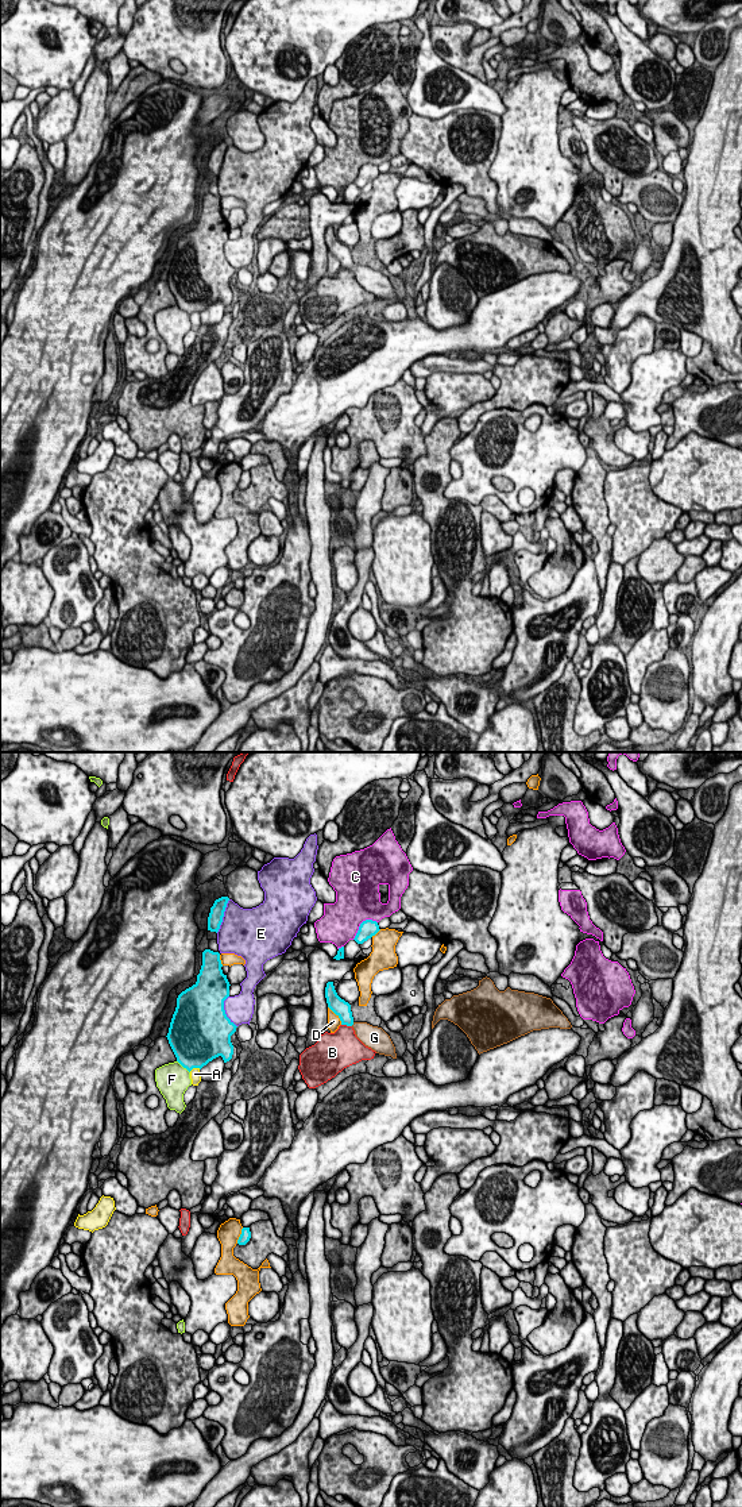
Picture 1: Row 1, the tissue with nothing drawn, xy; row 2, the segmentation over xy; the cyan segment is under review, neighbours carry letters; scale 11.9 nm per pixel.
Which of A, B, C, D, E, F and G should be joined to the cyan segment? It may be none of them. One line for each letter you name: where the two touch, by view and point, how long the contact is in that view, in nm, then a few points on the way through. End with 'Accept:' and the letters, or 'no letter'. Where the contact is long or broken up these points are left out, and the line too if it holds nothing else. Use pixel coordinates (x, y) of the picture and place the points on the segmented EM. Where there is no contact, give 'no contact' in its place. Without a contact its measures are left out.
G: meets cyan in xy at (352, 1024); contact 60 nm long; runs through xy (340, 1008), (352, 1024), (368, 1035)
Accept: G

